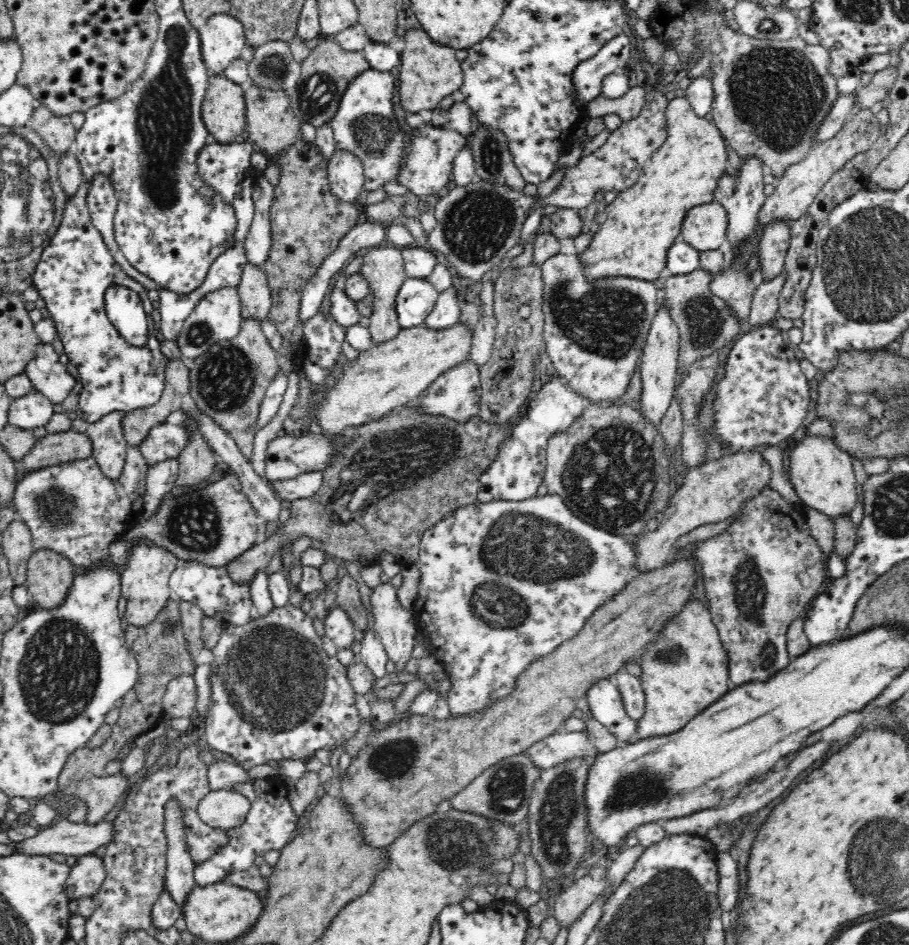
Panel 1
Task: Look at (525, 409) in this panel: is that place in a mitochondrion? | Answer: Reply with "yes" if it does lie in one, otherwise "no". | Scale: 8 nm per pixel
no

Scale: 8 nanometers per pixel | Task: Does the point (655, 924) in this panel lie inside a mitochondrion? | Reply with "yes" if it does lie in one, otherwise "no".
yes

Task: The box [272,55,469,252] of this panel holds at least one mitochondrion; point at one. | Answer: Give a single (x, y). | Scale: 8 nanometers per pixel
(373, 134)

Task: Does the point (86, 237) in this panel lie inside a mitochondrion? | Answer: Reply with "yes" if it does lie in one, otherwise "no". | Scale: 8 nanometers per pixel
no

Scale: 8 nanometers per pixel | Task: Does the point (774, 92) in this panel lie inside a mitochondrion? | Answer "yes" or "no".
yes

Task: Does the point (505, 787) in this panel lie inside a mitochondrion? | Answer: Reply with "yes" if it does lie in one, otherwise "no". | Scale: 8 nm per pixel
yes

